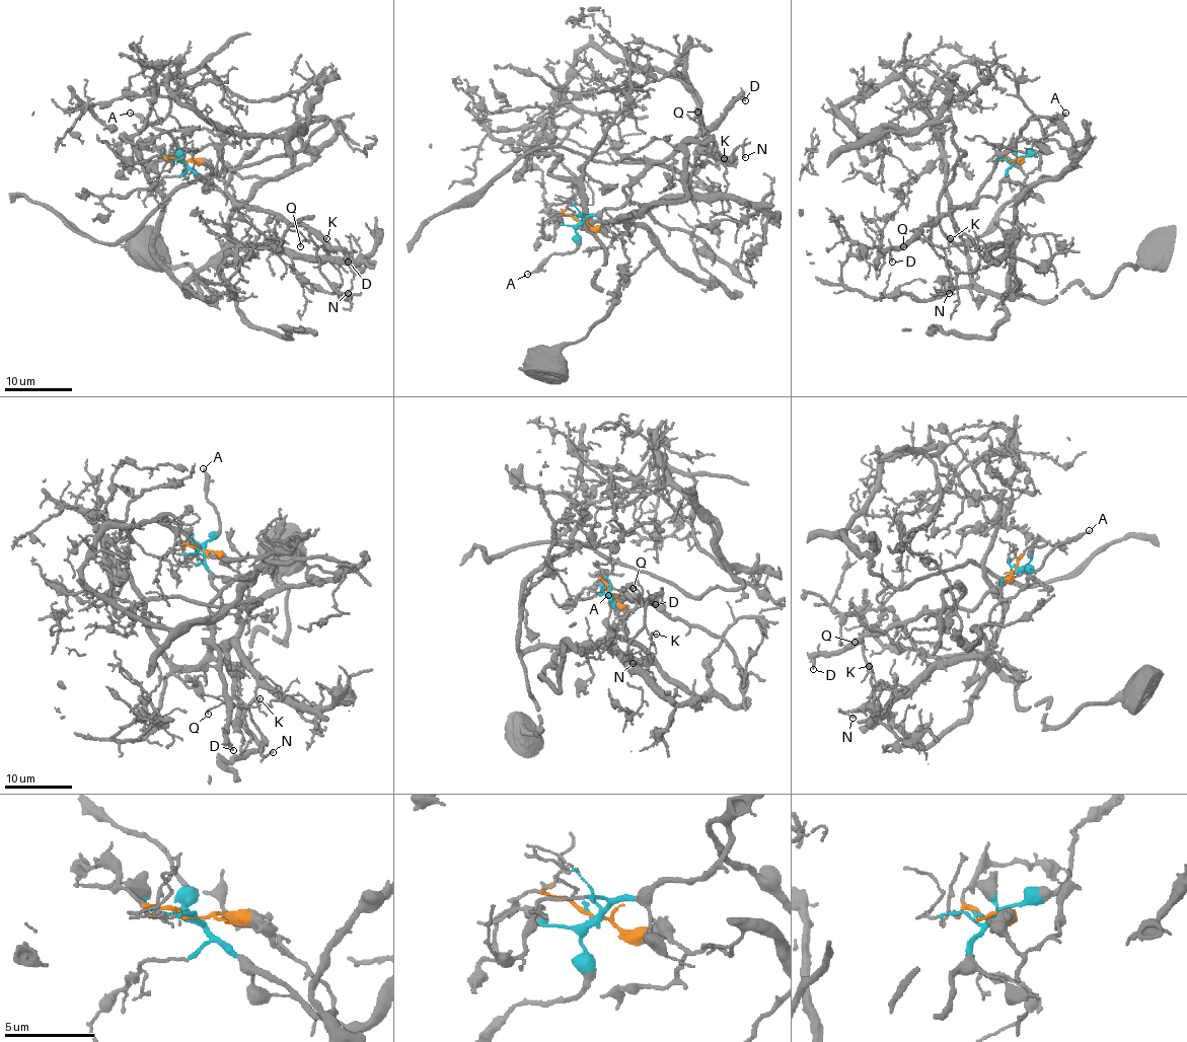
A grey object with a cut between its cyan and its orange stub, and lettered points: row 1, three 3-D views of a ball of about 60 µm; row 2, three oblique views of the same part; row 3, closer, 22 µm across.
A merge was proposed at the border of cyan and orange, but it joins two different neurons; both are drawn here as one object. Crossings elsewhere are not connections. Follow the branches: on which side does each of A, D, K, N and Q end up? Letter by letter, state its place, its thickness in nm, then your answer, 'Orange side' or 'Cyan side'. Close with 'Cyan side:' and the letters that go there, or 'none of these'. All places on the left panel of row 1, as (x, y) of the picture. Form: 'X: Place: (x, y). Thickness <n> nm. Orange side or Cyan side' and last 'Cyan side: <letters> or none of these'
A: Place: (130, 113). Thickness 130 nm. Cyan side
D: Place: (348, 262). Thickness 240 nm. Cyan side
K: Place: (326, 238). Thickness 150 nm. Cyan side
N: Place: (348, 293). Thickness 130 nm. Cyan side
Q: Place: (300, 246). Thickness 100 nm. Cyan side
Cyan side: A, D, K, N, Q

